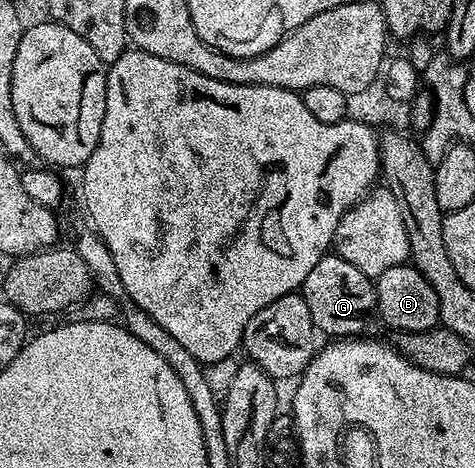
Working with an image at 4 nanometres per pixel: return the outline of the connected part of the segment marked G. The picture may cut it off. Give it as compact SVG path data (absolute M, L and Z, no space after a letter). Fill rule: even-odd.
M328 253L308 277L304 277L300 293L308 301L308 310L312 312L312 321L319 332L326 337L358 337L363 334L366 322L376 311L377 293L375 280L369 275L360 273L356 265L348 265L339 255Z

